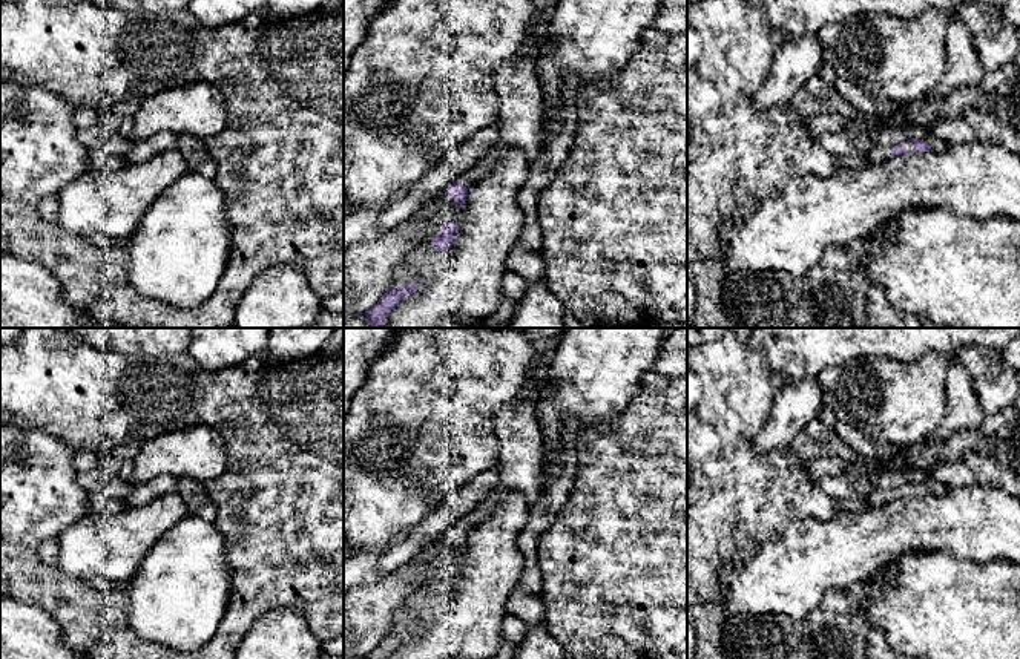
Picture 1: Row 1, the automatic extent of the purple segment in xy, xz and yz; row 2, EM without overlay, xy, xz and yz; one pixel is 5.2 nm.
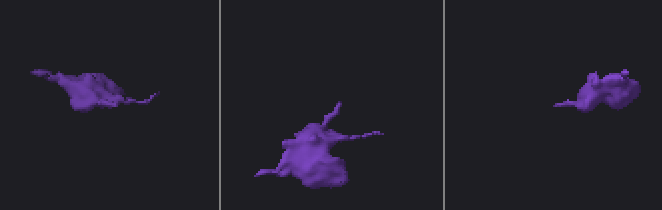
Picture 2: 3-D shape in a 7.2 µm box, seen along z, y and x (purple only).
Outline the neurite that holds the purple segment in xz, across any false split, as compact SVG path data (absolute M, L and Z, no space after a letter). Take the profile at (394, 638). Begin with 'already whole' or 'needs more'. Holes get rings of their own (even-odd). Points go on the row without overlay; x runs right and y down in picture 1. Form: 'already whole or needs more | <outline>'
already whole | M410 624L408 627L400 627L399 630L390 630L379 645L365 656L365 659L390 659L394 650L416 636L417 631L417 624Z

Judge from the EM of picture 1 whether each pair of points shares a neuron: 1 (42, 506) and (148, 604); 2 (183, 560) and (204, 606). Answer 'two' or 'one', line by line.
1: two
2: one

